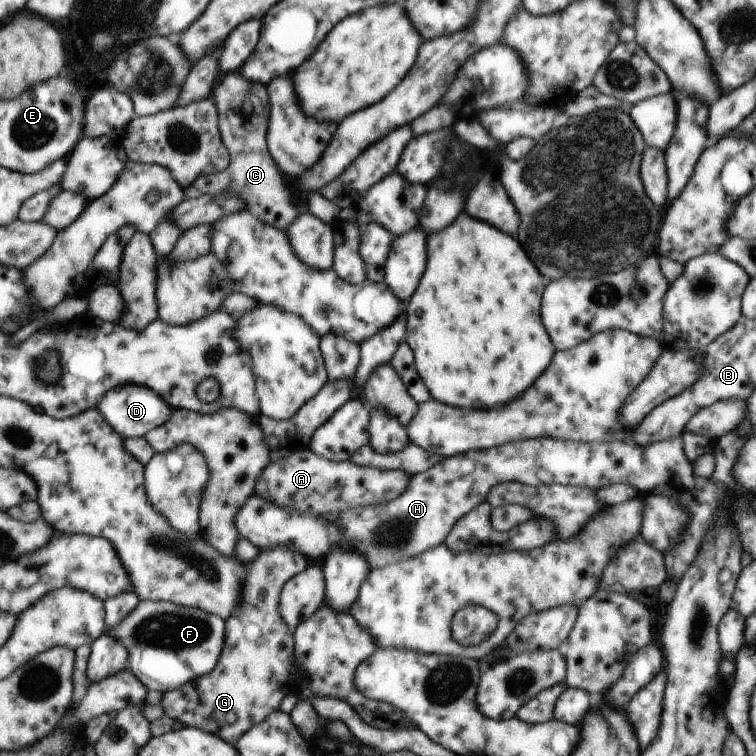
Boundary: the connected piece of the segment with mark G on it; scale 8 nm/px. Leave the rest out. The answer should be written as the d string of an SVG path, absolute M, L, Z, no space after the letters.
M286 548L262 552L256 562L248 564L246 578L242 584L242 604L238 606L236 614L230 620L226 620L226 638L224 638L226 642L224 642L222 656L219 656L217 665L210 674L191 680L180 688L163 694L161 705L165 717L181 722L184 727L200 728L210 734L218 734L218 738L222 738L224 742L234 744L254 725L279 710L282 698L288 692L292 692L292 686L294 686L294 682L292 682L294 638L278 614L278 596L280 596L284 582L290 580L294 574L306 570L306 566L308 566L308 562L304 556L300 556L292 550L286 550Z

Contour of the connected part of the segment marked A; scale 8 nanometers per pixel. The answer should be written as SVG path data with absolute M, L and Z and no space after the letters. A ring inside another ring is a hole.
M308 448L293 451L287 457L270 461L257 478L253 494L273 501L279 507L294 508L298 512L312 510L316 514L324 514L326 510L328 514L334 514L347 509L390 502L406 490L411 476L403 470L366 467L356 458L348 461L331 461L318 456ZM304 502L308 506L304 506Z

